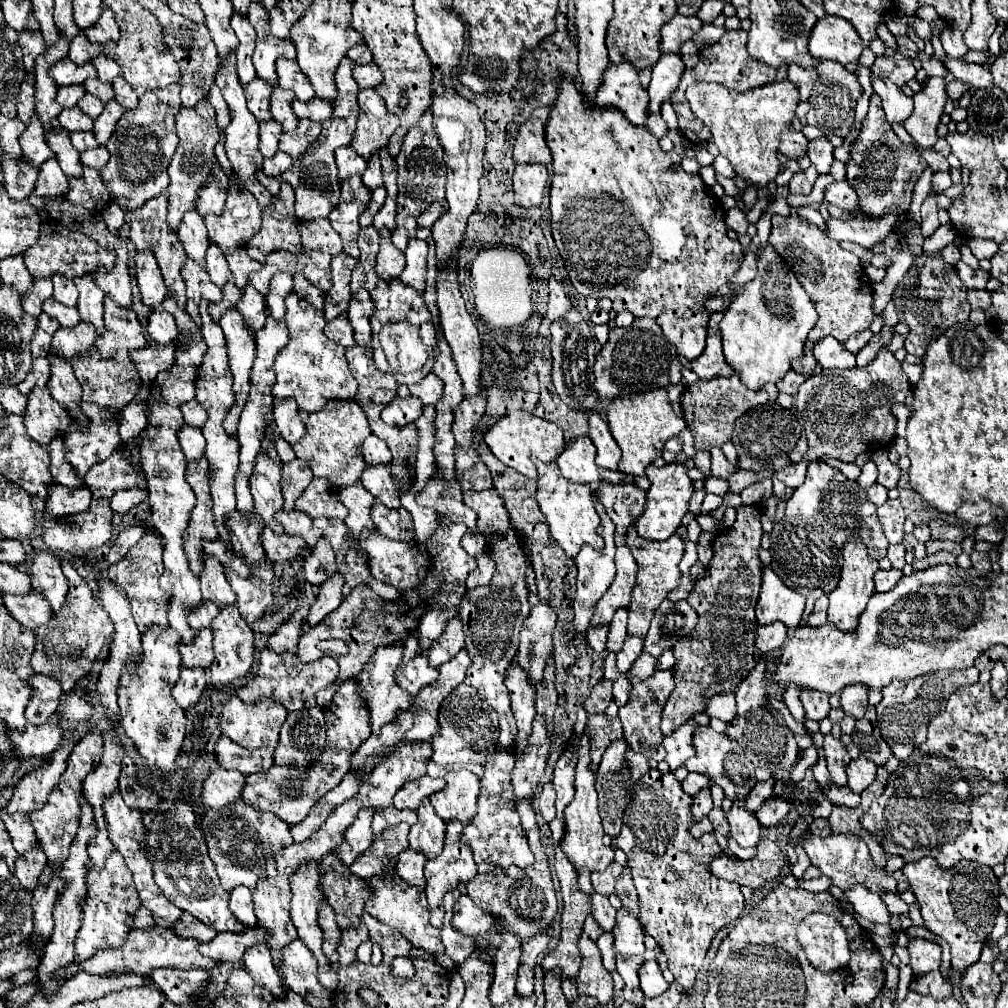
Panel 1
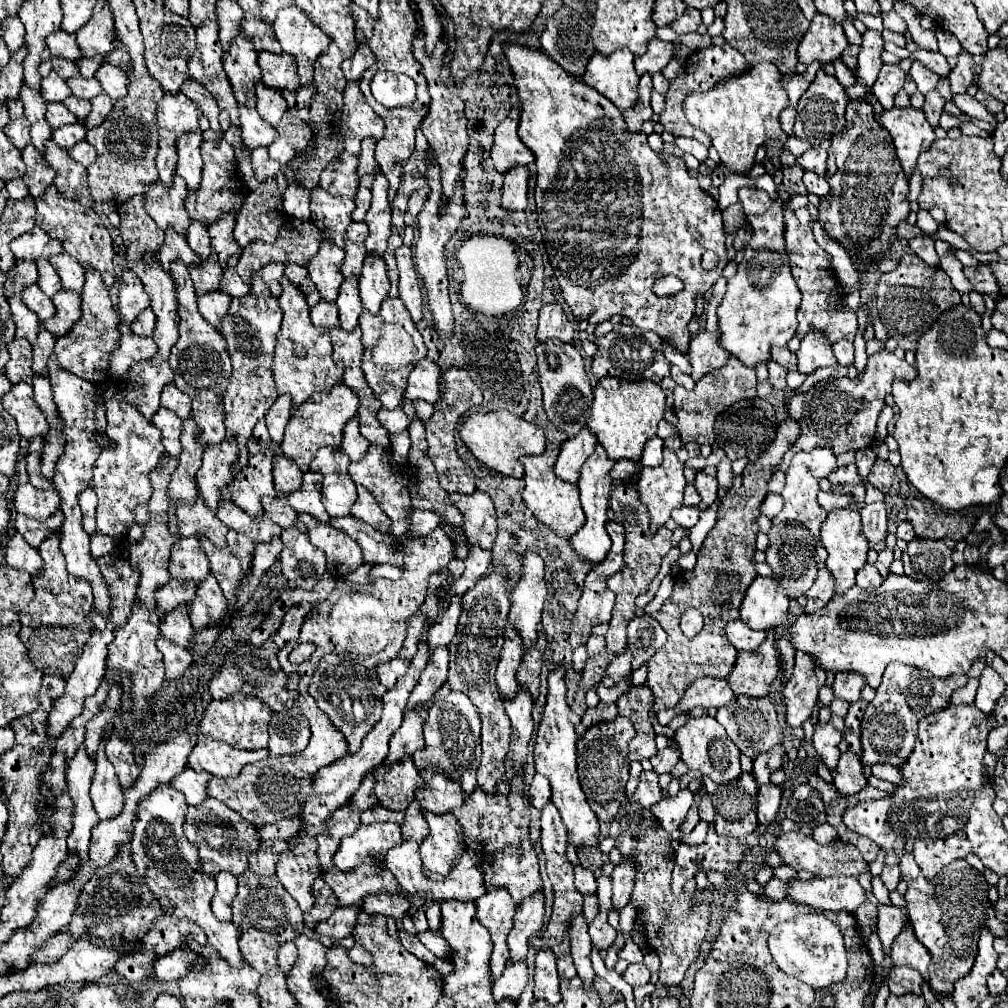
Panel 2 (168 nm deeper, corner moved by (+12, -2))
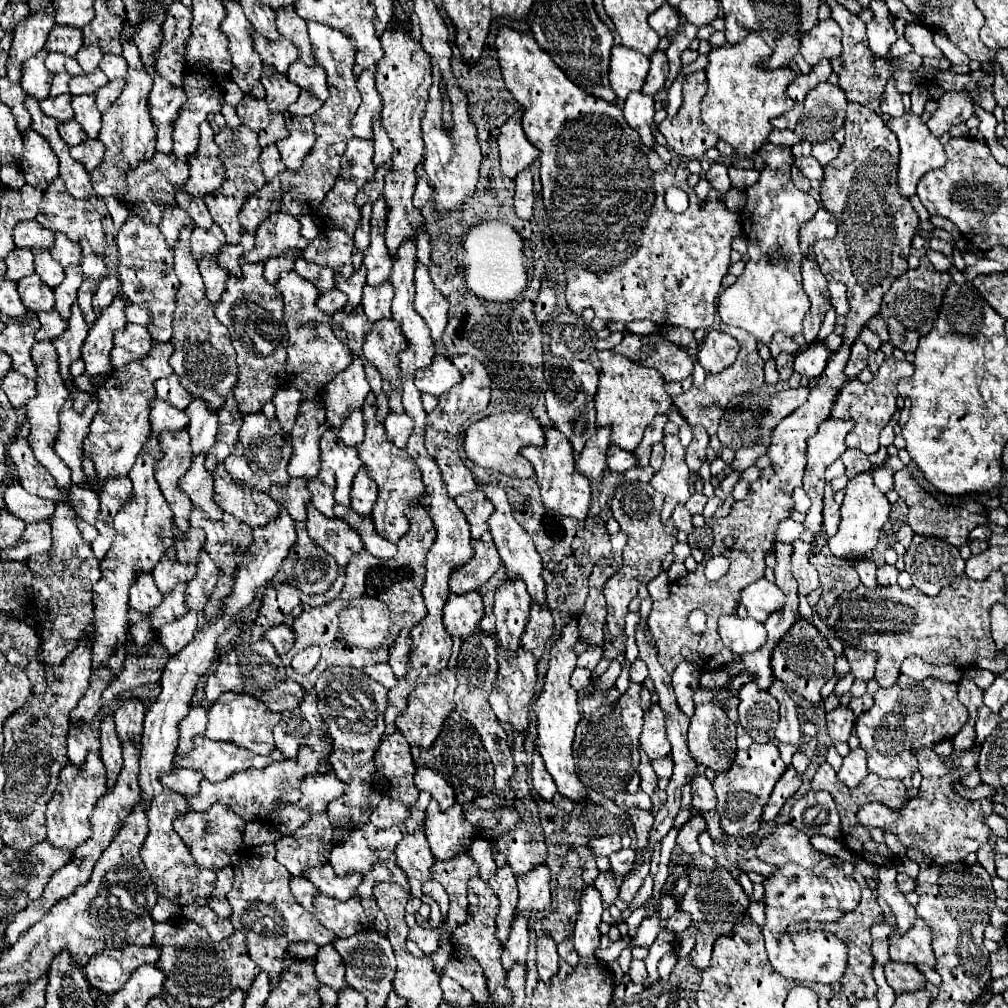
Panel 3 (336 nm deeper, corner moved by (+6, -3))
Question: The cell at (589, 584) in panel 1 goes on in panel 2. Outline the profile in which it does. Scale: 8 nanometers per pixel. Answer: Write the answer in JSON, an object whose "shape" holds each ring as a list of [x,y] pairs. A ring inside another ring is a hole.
{"shape":[[[596,445],[594,453],[588,457],[588,461],[582,467],[582,477],[578,481],[580,501],[582,501],[584,513],[586,513],[586,523],[576,535],[570,537],[570,543],[578,555],[582,555],[584,559],[590,561],[590,565],[600,563],[612,545],[610,537],[606,533],[606,511],[608,511],[608,499],[610,499],[610,491],[612,491],[612,477],[610,477],[612,467],[614,467],[614,461],[608,459],[606,451],[600,445]]]}

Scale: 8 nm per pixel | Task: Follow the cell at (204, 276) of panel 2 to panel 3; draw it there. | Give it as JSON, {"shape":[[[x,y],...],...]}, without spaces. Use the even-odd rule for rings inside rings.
{"shape":[[[216,224],[208,232],[204,232],[202,228],[194,228],[192,238],[190,238],[192,256],[196,260],[202,260],[202,258],[214,258],[216,260],[224,244],[226,244],[224,234],[220,232],[220,228],[216,228]]]}

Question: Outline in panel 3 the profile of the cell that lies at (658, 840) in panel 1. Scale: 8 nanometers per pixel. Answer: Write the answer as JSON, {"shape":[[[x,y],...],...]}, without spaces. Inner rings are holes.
{"shape":[[[638,768],[640,772],[640,788],[646,792],[646,794],[652,794],[656,788],[658,788],[658,774],[654,772],[654,768]]]}

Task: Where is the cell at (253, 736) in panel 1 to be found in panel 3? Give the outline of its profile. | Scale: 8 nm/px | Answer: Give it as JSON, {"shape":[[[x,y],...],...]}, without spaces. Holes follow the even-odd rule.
{"shape":[[[224,692],[214,702],[214,706],[208,710],[206,736],[210,740],[224,740],[224,742],[232,742],[236,746],[244,746],[254,754],[270,754],[274,750],[272,730],[278,722],[280,722],[280,714],[272,712],[264,702],[260,702],[252,696]]]}

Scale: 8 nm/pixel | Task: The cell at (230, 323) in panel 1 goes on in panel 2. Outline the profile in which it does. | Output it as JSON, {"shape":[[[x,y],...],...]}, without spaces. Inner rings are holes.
{"shape":[[[210,291],[206,295],[198,297],[198,311],[202,311],[202,317],[220,329],[220,319],[226,315],[230,307],[230,295],[218,291]]]}

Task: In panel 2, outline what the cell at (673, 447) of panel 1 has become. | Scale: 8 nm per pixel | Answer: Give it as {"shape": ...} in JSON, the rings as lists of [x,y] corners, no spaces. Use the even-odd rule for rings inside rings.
{"shape":[[[652,437],[646,441],[646,447],[642,451],[642,467],[658,467],[662,463],[662,445],[664,441],[660,437]]]}

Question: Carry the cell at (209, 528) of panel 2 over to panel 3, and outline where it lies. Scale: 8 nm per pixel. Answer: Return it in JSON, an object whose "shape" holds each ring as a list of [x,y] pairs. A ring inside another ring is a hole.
{"shape":[[[196,456],[192,460],[190,470],[180,480],[180,490],[190,498],[192,506],[206,512],[210,520],[220,520],[220,516],[224,512],[212,500],[212,496],[214,496],[214,480],[204,468],[204,458],[206,456]]]}

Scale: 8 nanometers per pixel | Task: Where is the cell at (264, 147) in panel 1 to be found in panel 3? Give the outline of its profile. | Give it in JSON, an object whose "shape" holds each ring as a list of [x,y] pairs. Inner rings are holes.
{"shape":[[[246,94],[244,100],[236,106],[236,112],[240,122],[258,134],[258,142],[262,148],[268,144],[276,144],[278,140],[284,140],[284,136],[288,136],[284,114],[268,112],[264,100],[256,100],[254,96]]]}

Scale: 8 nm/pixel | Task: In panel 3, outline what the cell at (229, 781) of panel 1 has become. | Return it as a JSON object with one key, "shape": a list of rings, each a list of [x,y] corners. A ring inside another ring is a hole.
{"shape":[[[174,768],[170,774],[162,776],[160,782],[184,796],[196,796],[200,792],[200,782],[202,782],[202,772],[196,770],[186,770],[186,768]]]}

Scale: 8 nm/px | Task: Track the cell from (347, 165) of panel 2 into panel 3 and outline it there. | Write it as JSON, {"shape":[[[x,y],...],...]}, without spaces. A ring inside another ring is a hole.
{"shape":[[[350,138],[346,144],[346,152],[342,156],[342,170],[338,180],[352,182],[358,188],[368,184],[368,180],[372,180],[376,170],[372,164],[372,154],[374,154],[372,140]]]}

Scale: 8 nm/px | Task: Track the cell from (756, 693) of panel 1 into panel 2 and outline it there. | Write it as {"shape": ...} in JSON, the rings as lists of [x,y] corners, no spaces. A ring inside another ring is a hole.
{"shape":[[[776,629],[766,631],[766,643],[756,651],[738,651],[734,669],[728,675],[728,683],[736,695],[764,697],[772,681],[782,673],[782,659],[776,647]]]}

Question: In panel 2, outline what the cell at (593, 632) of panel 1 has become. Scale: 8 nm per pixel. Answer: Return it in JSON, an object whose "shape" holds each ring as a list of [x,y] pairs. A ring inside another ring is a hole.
{"shape":[[[580,645],[580,647],[574,651],[574,655],[572,655],[572,667],[574,667],[574,671],[576,671],[576,673],[580,673],[580,671],[584,669],[586,659],[588,659],[586,647],[584,647],[584,645]]]}

